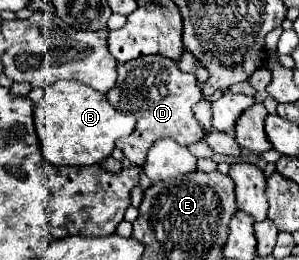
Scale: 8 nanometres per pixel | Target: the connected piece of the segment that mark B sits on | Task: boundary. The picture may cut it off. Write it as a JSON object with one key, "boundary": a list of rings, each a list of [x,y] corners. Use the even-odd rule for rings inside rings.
{"boundary":[[[57,80],[53,86],[45,90],[45,96],[39,104],[35,104],[35,128],[41,140],[43,156],[53,166],[93,166],[103,162],[111,150],[115,148],[115,140],[121,136],[129,136],[135,128],[133,114],[121,114],[115,110],[105,96],[101,96],[97,90],[71,80]]]}

